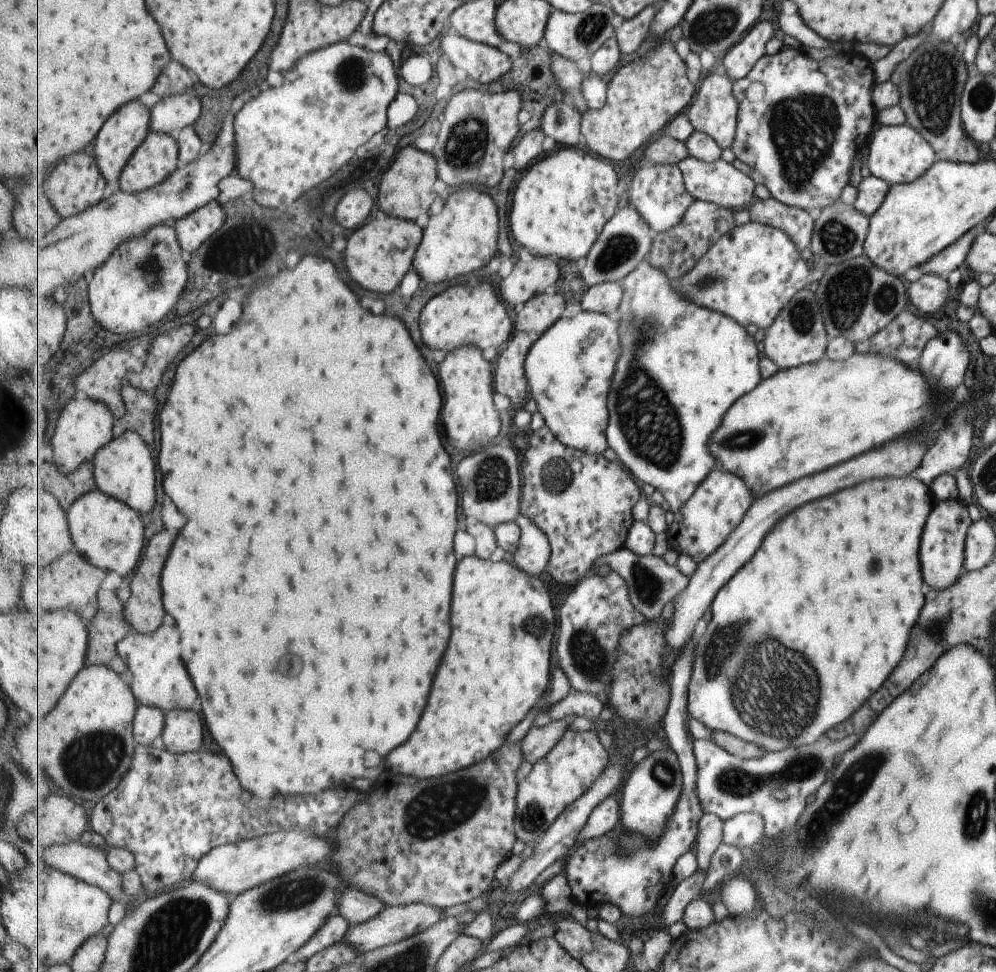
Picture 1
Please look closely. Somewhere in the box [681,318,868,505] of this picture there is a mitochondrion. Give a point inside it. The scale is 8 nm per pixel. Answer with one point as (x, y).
(741, 439)

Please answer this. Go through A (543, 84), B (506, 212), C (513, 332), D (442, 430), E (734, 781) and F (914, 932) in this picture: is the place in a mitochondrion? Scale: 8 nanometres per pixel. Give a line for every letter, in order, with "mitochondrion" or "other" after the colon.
A: other
B: other
C: other
D: other
E: mitochondrion
F: other

